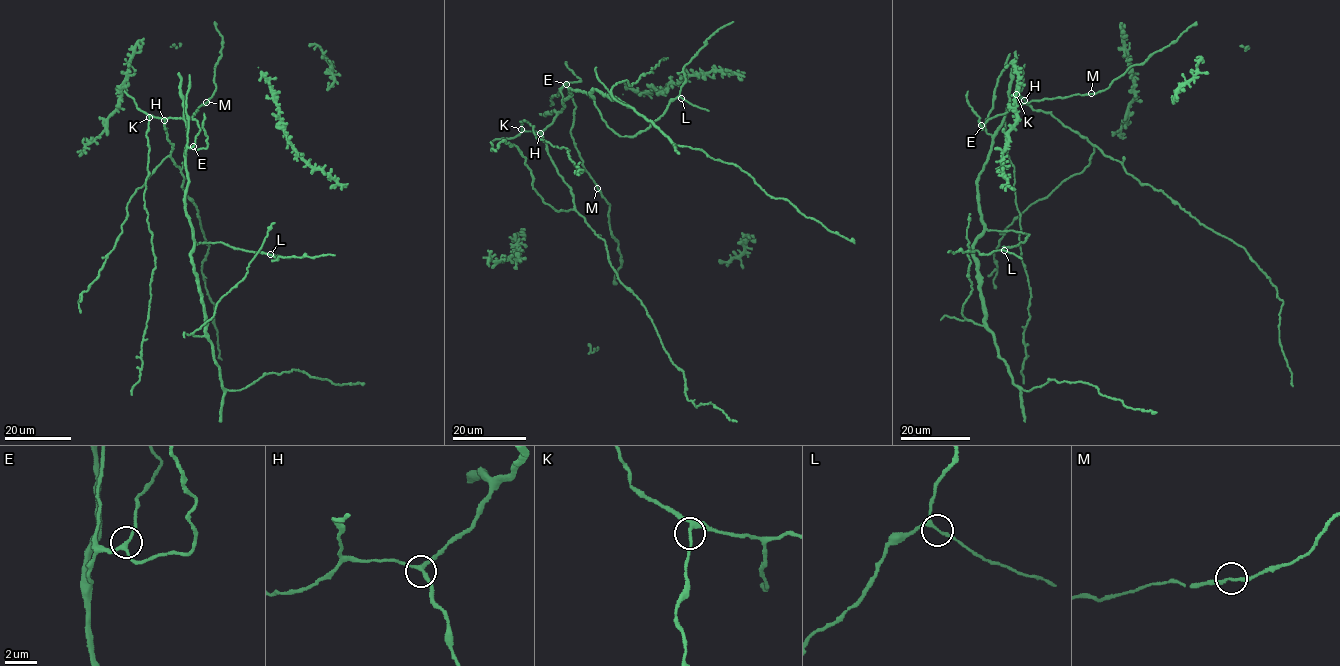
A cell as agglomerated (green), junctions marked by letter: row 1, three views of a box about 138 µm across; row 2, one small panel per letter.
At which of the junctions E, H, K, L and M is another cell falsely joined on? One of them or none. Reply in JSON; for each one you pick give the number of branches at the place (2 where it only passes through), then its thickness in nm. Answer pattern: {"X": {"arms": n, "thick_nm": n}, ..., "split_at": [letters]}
{"split_at": []}

